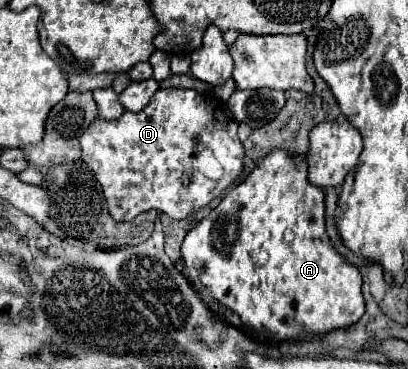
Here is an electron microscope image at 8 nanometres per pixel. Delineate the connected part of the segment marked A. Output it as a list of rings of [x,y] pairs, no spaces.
[[[279,148],[275,152],[269,152],[261,162],[257,162],[253,172],[239,186],[235,186],[219,202],[219,206],[213,208],[193,230],[187,232],[187,236],[185,236],[183,244],[181,244],[181,252],[183,252],[183,264],[185,264],[187,278],[191,280],[193,288],[197,292],[211,294],[223,306],[227,306],[233,312],[237,312],[239,318],[243,320],[243,324],[251,326],[257,332],[267,330],[275,340],[297,340],[299,334],[303,334],[303,332],[323,334],[323,332],[329,332],[333,328],[345,328],[349,324],[355,324],[363,316],[363,312],[365,312],[365,302],[363,302],[363,294],[361,294],[361,274],[359,274],[355,264],[347,262],[333,248],[333,244],[331,244],[331,240],[327,236],[327,228],[325,228],[325,194],[323,194],[323,190],[309,184],[305,158],[295,158],[295,156],[291,156],[291,152],[283,152]]]

